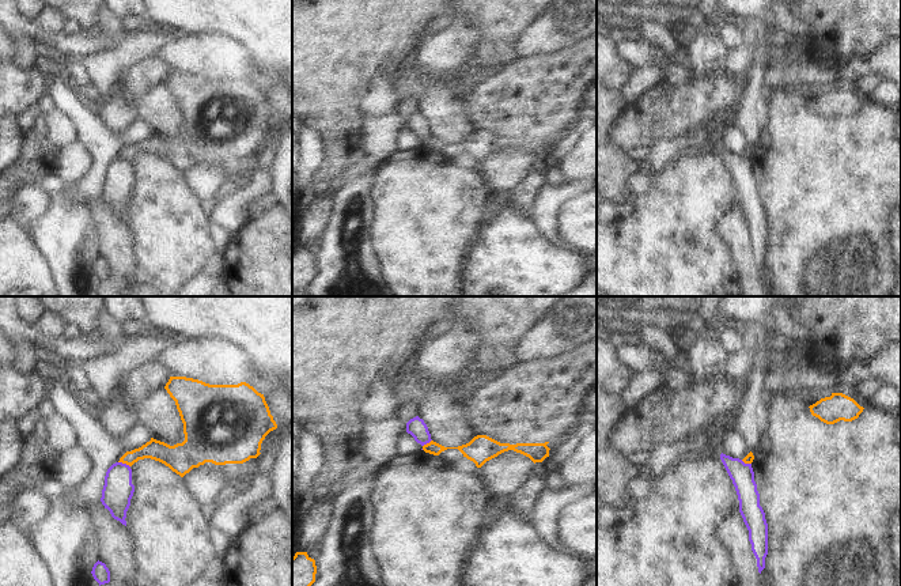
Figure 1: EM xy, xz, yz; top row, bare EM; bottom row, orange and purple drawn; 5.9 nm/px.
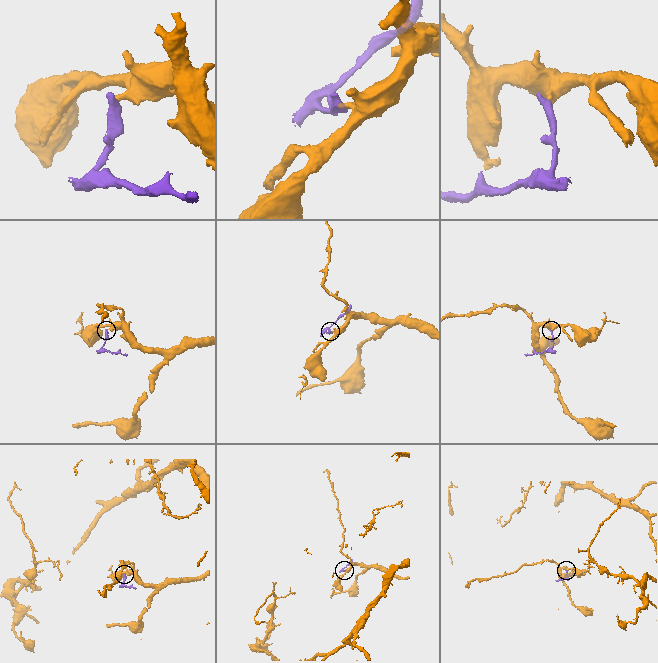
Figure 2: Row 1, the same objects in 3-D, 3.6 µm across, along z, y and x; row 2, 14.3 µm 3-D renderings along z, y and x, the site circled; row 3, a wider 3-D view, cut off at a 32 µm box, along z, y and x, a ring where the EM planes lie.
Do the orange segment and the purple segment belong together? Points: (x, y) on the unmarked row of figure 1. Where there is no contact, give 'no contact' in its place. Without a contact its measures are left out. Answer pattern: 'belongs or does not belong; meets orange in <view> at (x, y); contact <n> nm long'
does not belong; meets orange in xy at (124, 158); contact 80 nm long

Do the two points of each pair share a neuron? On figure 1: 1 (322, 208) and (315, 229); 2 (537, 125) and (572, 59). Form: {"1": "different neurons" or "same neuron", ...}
{"1": "same neuron", "2": "same neuron"}

